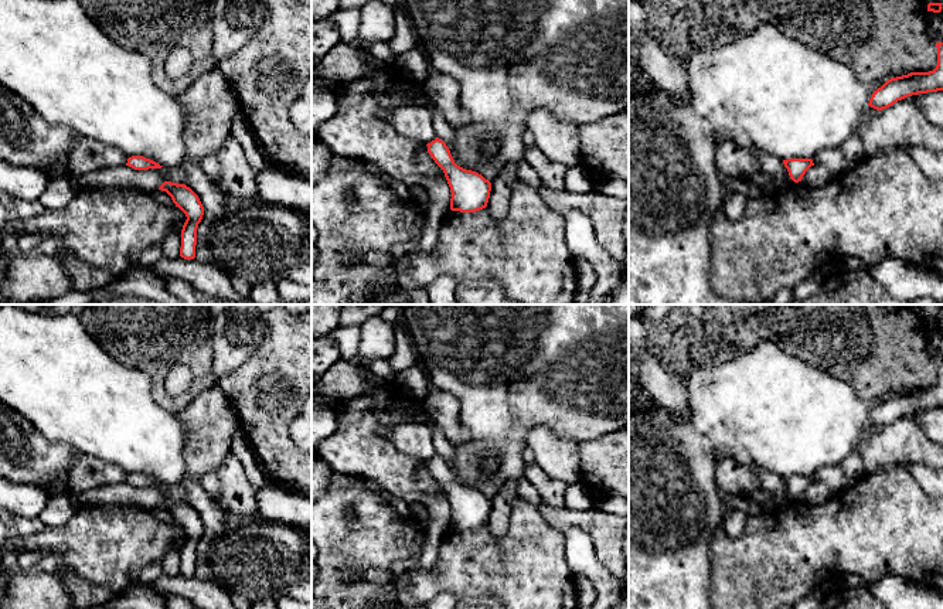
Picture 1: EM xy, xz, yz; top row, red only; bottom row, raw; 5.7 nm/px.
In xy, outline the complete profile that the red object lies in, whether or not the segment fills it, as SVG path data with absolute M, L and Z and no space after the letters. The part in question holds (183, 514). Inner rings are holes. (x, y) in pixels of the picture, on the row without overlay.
M164 499L160 506L166 508L176 524L178 524L187 534L181 547L180 574L184 576L195 575L197 545L204 533L204 524L198 513L185 501Z

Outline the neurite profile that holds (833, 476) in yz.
M823 466L811 474L814 482L825 483L833 493L840 493L858 483L858 479L847 476L840 466Z

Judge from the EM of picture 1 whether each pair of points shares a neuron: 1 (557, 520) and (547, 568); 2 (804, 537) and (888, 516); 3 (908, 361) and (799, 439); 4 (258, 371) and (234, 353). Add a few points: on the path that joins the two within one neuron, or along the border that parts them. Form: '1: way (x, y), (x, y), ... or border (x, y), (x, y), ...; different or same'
1: border (537, 509), (562, 534); different
2: way (826, 537), (867, 530); same
3: border (833, 376), (844, 380), (865, 401), (885, 398); different
4: border (265, 333), (261, 344), (239, 366), (218, 378); different

